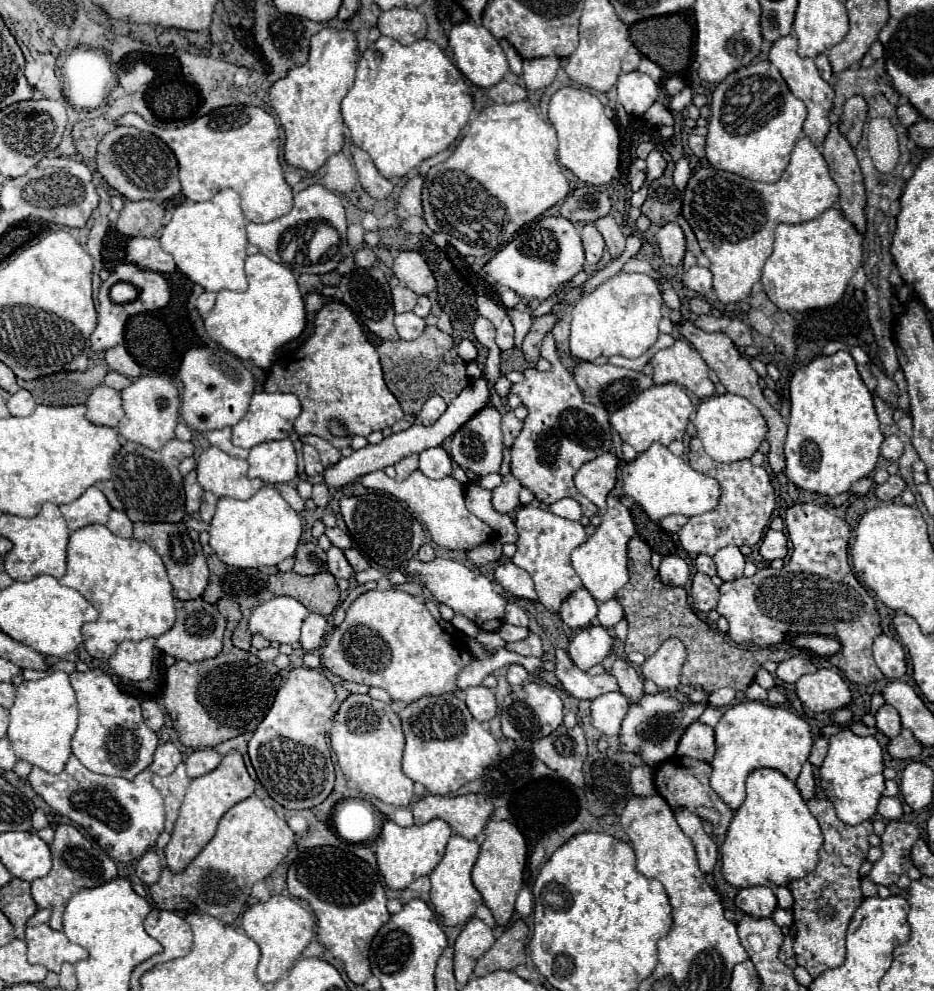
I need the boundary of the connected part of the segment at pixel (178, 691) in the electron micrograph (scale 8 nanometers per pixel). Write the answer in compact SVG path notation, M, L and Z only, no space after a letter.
M219 599L215 605L219 613L227 617L221 655L199 663L177 661L165 671L165 695L163 695L165 709L173 721L179 741L185 747L193 747L193 749L217 747L227 739L239 737L239 731L231 731L231 729L255 731L257 725L263 721L263 717L267 715L267 711L271 709L275 693L281 685L279 669L273 663L263 663L253 653L241 651L231 645L231 633L241 619L239 605L231 599Z

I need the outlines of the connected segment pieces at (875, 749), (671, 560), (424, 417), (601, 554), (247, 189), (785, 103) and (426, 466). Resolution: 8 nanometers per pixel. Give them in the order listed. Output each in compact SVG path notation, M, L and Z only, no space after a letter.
M841 729L839 733L829 737L829 753L821 765L821 787L825 791L825 795L829 797L829 801L835 805L837 809L837 817L847 823L847 825L859 825L867 819L871 819L877 813L877 805L879 799L885 791L885 777L883 777L883 751L879 747L879 743L875 741L875 737L859 737L855 735L851 729Z
M667 555L659 566L659 577L667 585L683 587L689 581L689 567L687 563L677 555Z
M433 395L431 399L425 401L425 405L423 405L421 413L419 413L419 423L421 423L421 425L433 425L433 423L441 417L441 413L443 413L445 409L447 409L445 401L443 401L439 395Z
M613 495L607 497L607 509L601 519L603 521L595 529L595 533L591 537L587 537L587 541L571 553L573 569L581 577L583 587L595 597L597 603L613 599L613 595L627 583L627 579L629 579L629 575L627 575L627 543L635 535L635 525L633 525L629 509Z
M229 105L215 109L185 127L160 127L144 120L136 113L127 113L117 125L137 127L163 139L177 157L181 191L191 201L207 201L217 191L231 187L241 195L241 207L247 221L267 223L283 217L293 207L291 187L285 183L279 157L283 142L281 131L271 115L251 105Z
M759 61L755 65L743 67L735 73L731 73L725 81L717 85L711 97L711 117L709 117L709 133L707 133L707 161L721 171L737 173L751 181L763 181L763 183L775 183L783 175L789 153L795 145L795 141L803 135L801 127L807 119L807 109L801 99L793 97L789 91L785 79L781 77L779 69L771 65L769 61Z
M433 447L419 453L419 469L429 479L443 479L453 473L453 463L443 447Z

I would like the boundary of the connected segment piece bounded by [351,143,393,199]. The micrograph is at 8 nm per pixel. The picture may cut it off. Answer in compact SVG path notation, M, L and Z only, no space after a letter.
M351 143L351 157L353 157L353 163L357 167L357 173L359 173L359 181L363 185L363 189L375 197L375 199L385 199L391 189L393 189L393 183L389 179L385 179L377 167L373 165L371 157L367 155L367 151L359 149L355 143Z

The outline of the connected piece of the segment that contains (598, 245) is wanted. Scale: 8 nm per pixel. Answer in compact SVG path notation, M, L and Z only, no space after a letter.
M587 223L581 229L581 239L583 239L583 247L585 247L585 261L589 265L595 265L601 259L603 249L605 249L601 233L595 229L593 223Z

